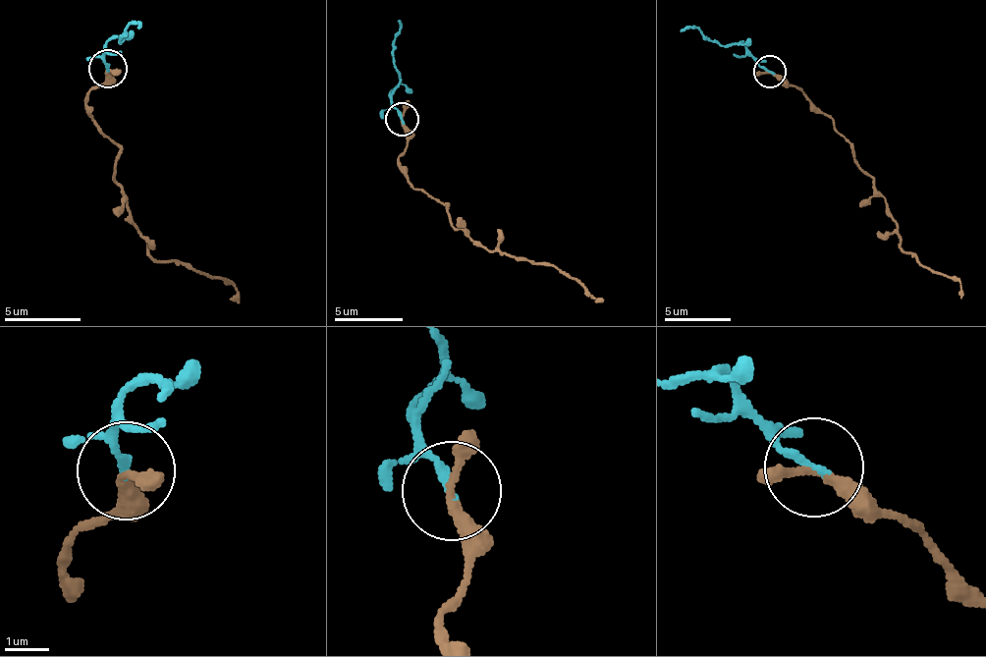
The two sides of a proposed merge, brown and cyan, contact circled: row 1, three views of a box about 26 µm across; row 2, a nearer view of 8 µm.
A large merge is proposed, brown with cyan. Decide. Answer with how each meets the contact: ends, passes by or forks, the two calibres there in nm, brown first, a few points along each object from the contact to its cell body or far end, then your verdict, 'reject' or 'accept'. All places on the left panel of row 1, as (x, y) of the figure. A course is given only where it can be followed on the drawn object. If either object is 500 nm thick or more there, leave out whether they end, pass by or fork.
brown passes by; cyan ends; calibres 200 and 190 nm; course brown (107, 70), (85, 111), (120, 149), (113, 179), (128, 219), (154, 259), (225, 278), (238, 293), (230, 300); course cyan (107, 70), (102, 56), (114, 38), (120, 44), (134, 23), (137, 28); accept

